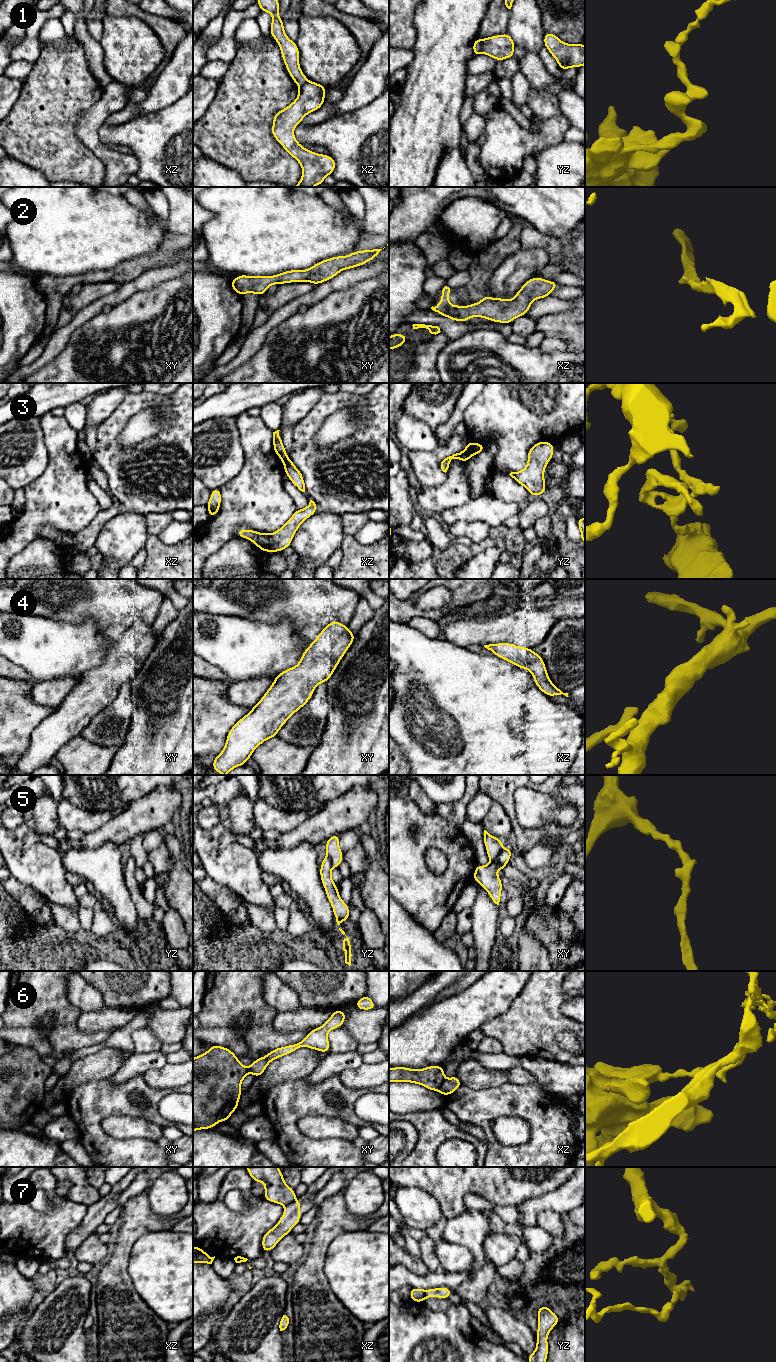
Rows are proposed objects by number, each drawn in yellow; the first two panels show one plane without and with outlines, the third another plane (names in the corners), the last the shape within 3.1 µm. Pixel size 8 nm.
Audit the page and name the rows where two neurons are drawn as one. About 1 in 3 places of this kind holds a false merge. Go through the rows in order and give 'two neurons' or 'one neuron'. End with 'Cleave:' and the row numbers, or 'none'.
1: two neurons
2: one neuron
3: two neurons
4: one neuron
5: two neurons
6: two neurons
7: two neurons
Cleave: 1, 3, 5, 6, 7

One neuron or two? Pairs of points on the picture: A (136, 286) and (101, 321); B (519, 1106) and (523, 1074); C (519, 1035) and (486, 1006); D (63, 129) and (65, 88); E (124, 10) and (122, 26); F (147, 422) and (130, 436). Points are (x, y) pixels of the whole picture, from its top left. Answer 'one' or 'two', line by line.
A: two
B: two
C: two
D: one
E: two
F: one

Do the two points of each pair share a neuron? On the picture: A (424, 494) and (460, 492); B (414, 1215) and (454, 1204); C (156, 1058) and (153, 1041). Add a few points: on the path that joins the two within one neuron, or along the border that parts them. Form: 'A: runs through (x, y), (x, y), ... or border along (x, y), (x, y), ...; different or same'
A: runs through (433, 494), (451, 493); same
B: border along (425, 1190), (438, 1202), (443, 1215); different
C: border along (160, 1050), (133, 1053); different

